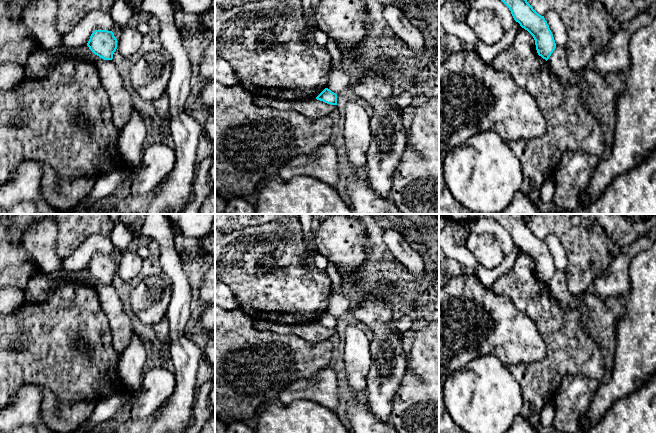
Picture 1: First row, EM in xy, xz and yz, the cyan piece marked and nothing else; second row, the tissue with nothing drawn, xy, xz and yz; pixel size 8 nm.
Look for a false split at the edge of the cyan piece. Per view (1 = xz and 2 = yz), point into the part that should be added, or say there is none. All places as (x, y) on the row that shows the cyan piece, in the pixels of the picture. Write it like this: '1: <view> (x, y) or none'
1: none
2: none

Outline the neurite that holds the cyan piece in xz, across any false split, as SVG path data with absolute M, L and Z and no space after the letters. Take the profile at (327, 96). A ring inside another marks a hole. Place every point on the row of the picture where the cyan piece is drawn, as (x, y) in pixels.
M325 88L317 97L317 100L323 101L327 104L337 105L337 94L330 89Z

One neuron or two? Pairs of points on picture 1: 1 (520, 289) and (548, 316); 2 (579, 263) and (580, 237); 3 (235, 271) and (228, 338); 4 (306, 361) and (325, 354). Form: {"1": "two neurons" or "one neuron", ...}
{"1": "one neuron", "2": "one neuron", "3": "two neurons", "4": "one neuron"}

